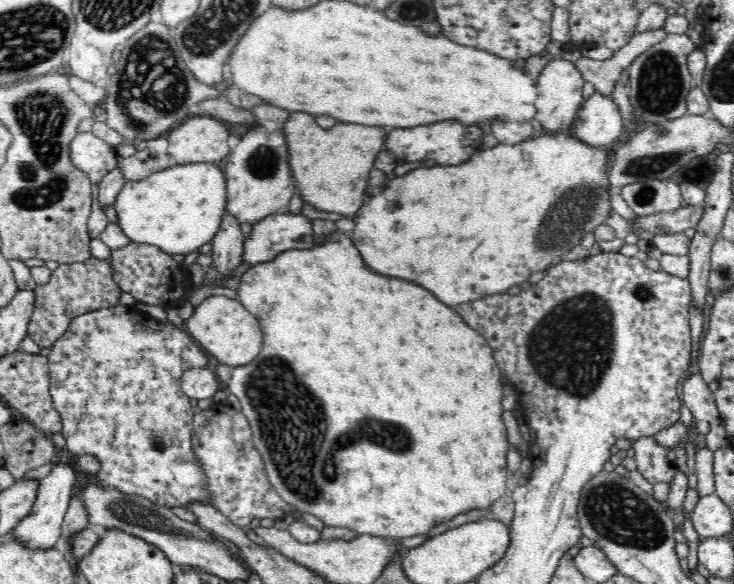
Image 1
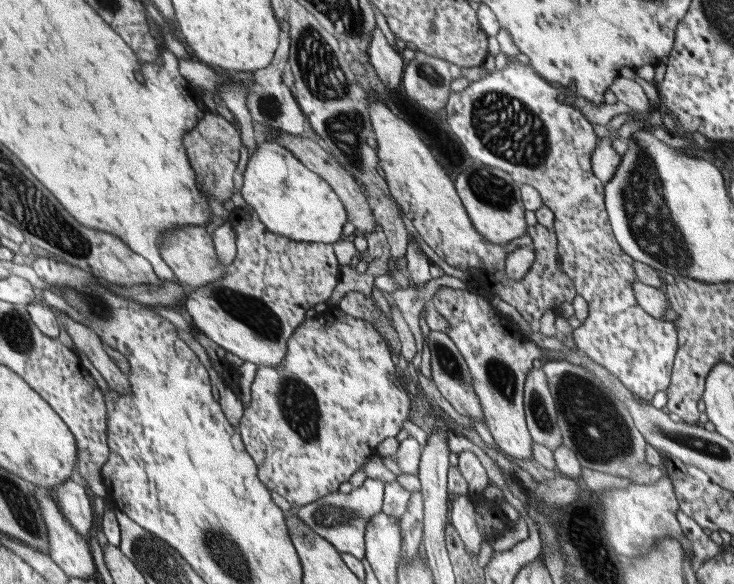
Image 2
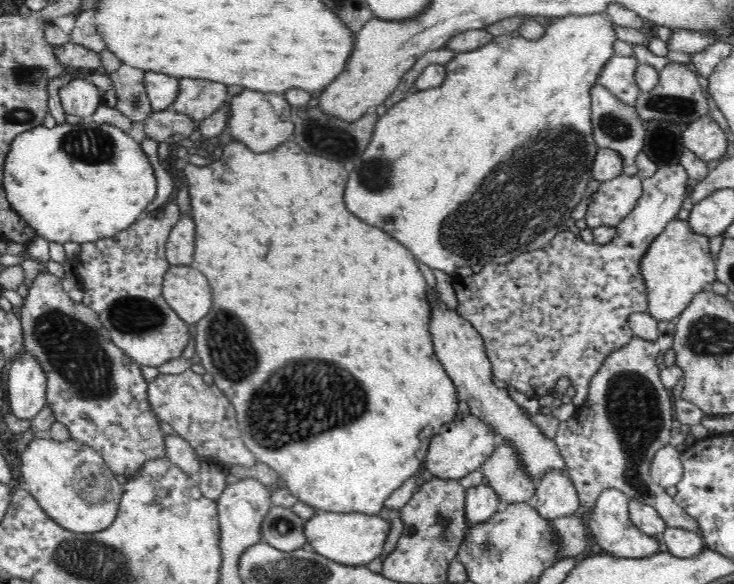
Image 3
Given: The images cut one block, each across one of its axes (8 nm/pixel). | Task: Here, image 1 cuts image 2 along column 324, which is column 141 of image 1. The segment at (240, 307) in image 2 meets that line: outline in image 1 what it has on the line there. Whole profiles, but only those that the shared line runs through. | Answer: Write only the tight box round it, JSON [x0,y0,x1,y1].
[110,242,192,308]

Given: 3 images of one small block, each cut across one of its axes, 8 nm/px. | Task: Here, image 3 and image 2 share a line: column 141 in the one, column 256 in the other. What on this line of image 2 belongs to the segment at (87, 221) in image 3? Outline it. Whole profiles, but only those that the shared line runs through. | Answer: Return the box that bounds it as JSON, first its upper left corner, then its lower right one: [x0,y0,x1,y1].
[240,142,346,244]

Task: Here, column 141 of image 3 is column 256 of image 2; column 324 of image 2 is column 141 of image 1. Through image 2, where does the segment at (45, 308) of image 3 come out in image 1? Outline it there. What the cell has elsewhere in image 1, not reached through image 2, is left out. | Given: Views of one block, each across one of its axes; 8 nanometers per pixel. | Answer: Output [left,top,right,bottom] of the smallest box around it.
[47,305,214,507]

